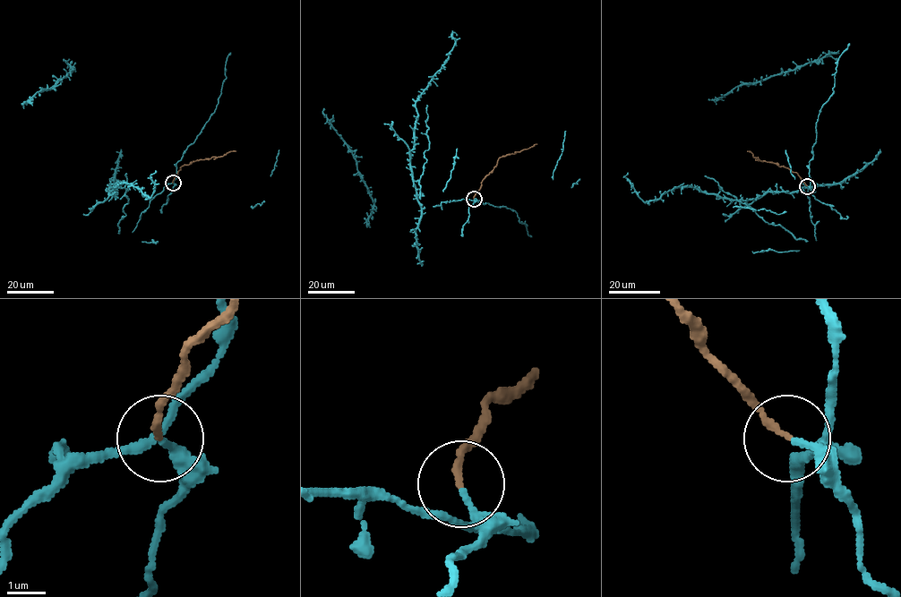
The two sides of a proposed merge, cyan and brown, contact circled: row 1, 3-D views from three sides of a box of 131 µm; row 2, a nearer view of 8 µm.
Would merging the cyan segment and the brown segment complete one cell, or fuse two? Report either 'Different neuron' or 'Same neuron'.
Same neuron

